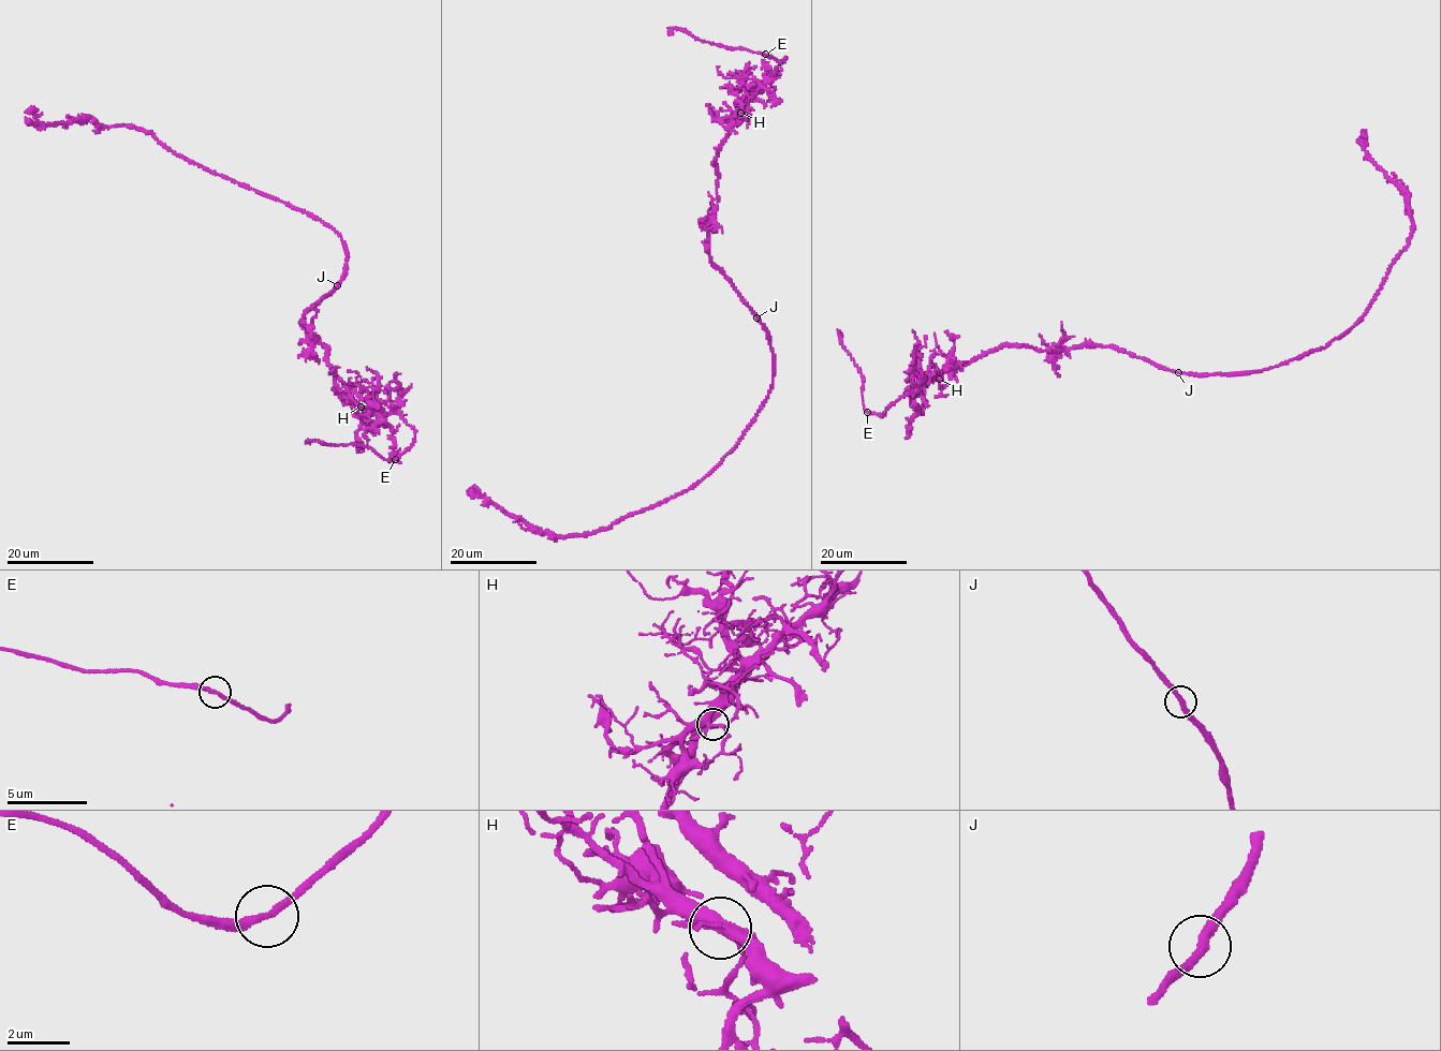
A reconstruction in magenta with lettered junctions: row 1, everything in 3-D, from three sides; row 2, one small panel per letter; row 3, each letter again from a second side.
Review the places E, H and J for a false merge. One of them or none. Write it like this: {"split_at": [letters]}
{"split_at": []}

